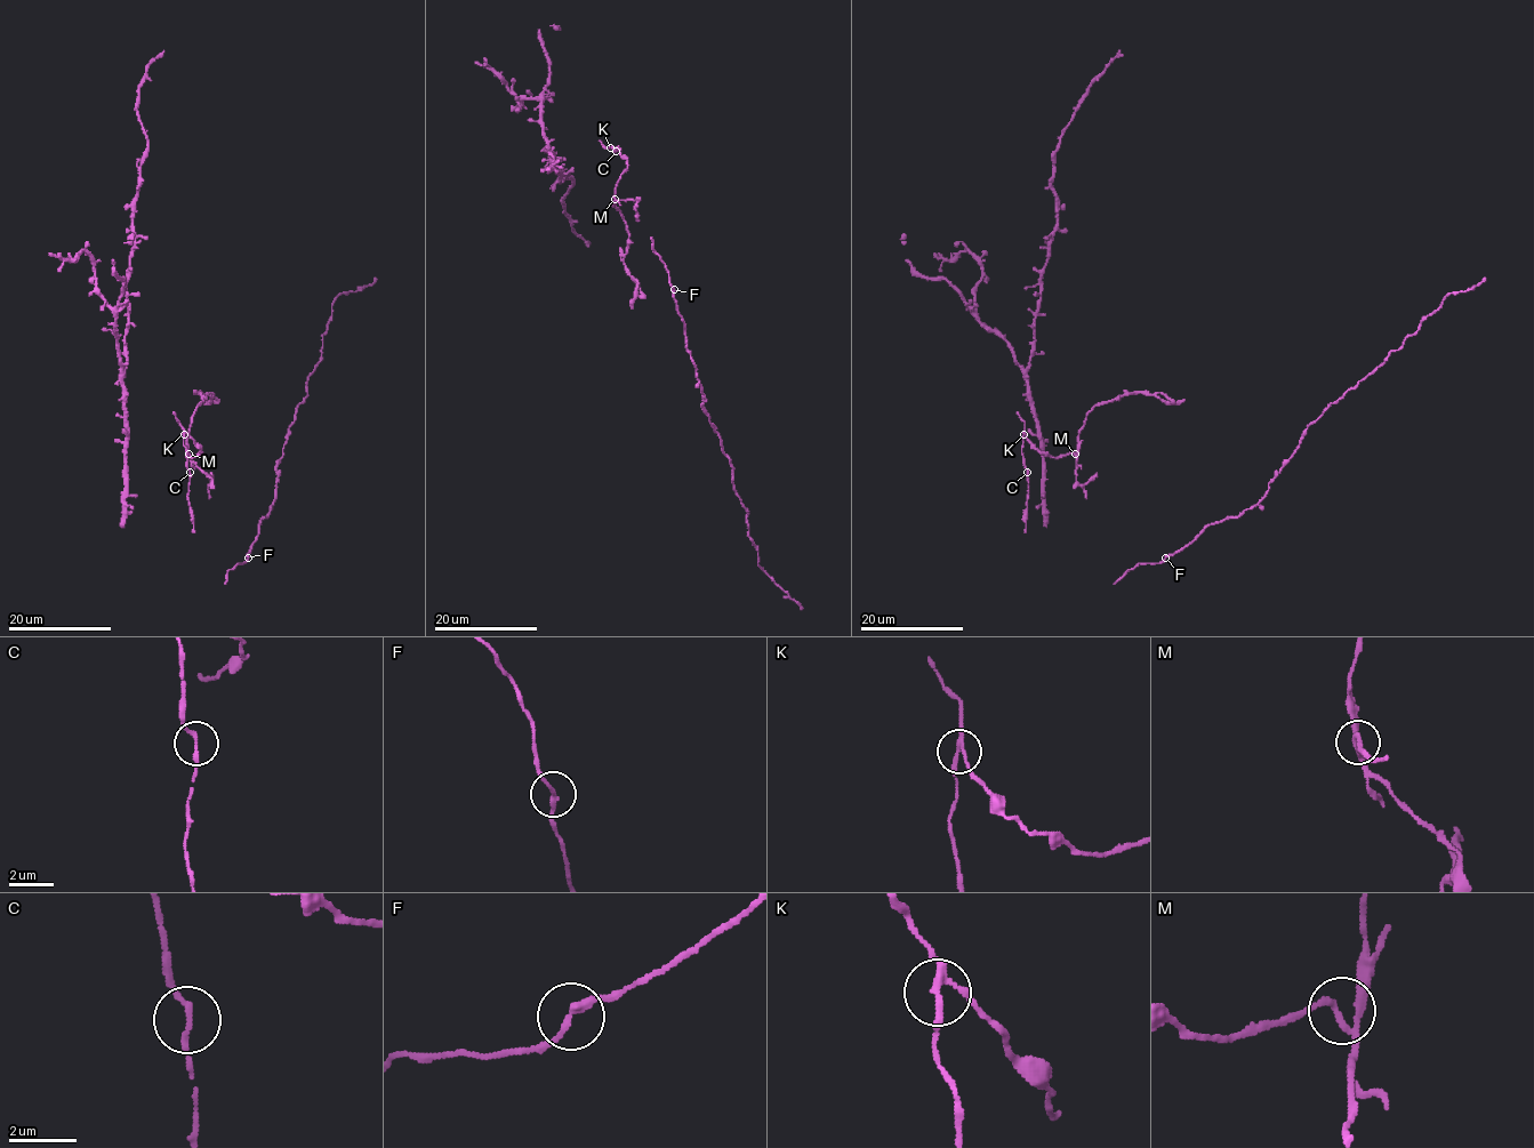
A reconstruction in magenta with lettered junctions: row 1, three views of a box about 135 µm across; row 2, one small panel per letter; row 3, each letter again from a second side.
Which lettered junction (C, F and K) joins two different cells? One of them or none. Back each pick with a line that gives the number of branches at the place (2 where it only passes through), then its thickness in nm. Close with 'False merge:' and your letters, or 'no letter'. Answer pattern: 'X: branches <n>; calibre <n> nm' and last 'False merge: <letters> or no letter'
K: branches 3; calibre 180 nm
False merge: K

